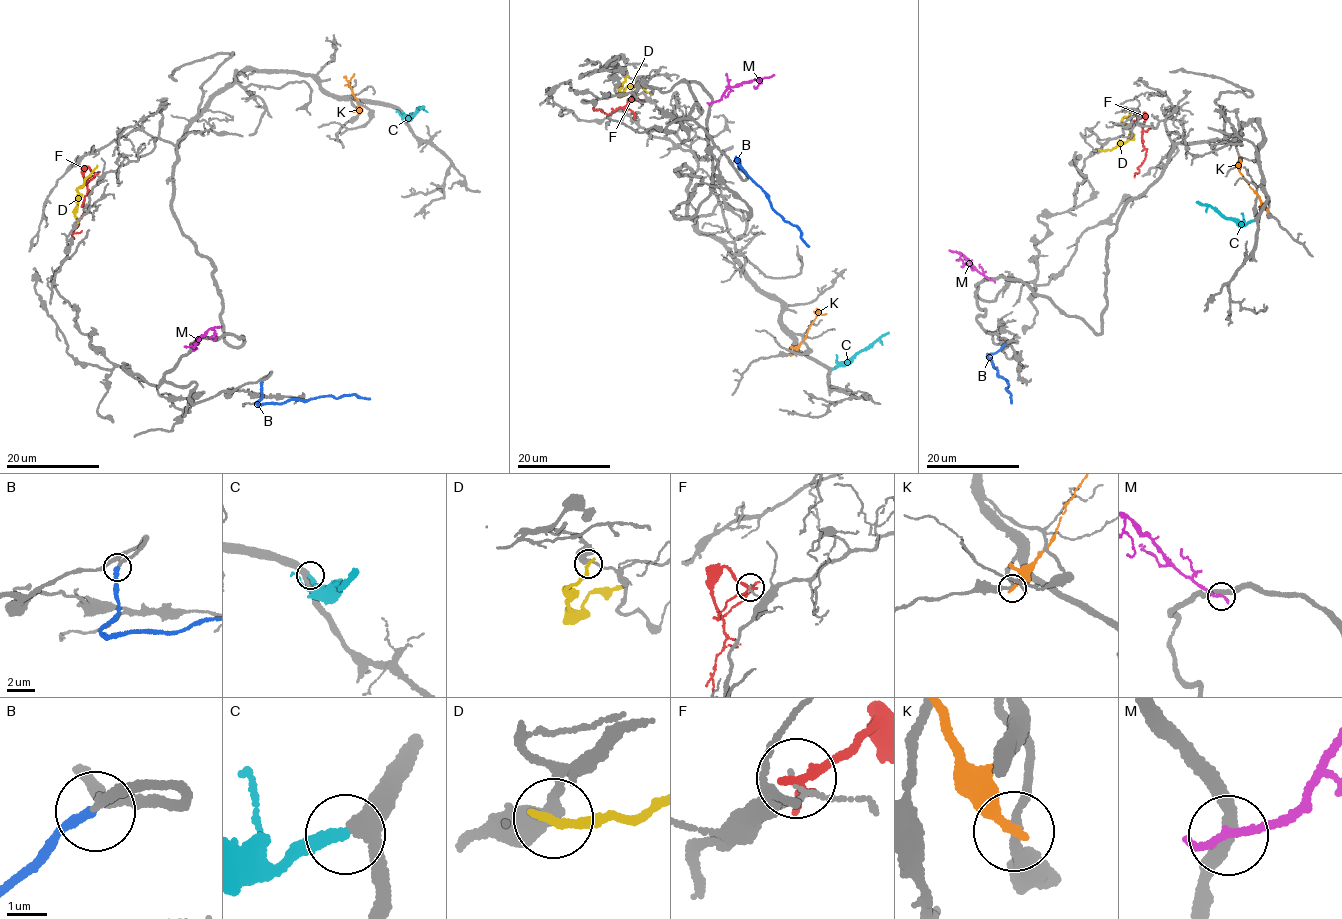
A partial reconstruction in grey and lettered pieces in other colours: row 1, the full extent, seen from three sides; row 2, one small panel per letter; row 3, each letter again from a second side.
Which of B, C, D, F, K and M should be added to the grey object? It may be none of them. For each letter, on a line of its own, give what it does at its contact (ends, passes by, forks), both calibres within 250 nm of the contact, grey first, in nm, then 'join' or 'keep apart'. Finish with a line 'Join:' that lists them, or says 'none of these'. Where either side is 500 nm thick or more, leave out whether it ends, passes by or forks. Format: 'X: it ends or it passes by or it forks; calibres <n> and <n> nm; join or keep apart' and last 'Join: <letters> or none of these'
B: it ends; calibres 170 and 240 nm; join
C: it ends; calibres 280 and 300 nm; join
D: it ends; calibres 380 and 280 nm; keep apart
F: it passes by; calibres 100 and 190 nm; keep apart
K: it ends; calibres 200 and 320 nm; keep apart
M: it ends; calibres 320 and 240 nm; keep apart
Join: B, C

